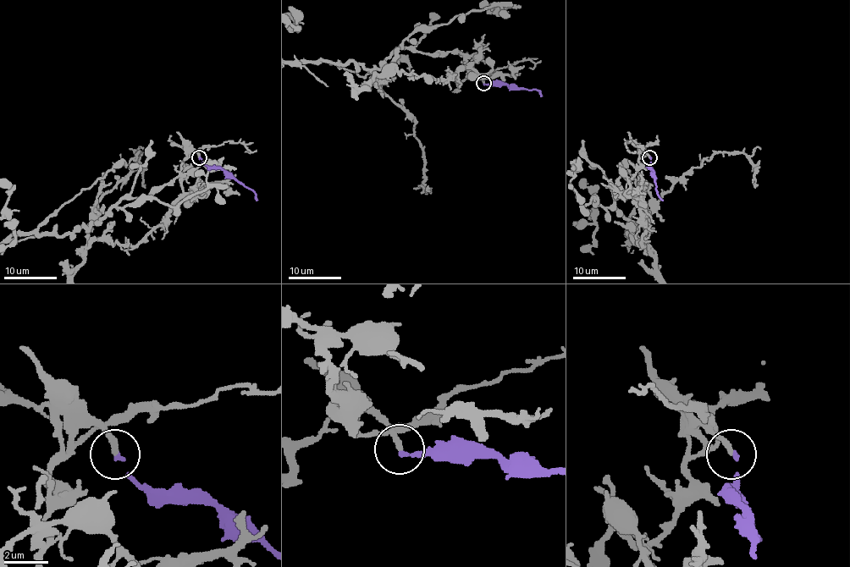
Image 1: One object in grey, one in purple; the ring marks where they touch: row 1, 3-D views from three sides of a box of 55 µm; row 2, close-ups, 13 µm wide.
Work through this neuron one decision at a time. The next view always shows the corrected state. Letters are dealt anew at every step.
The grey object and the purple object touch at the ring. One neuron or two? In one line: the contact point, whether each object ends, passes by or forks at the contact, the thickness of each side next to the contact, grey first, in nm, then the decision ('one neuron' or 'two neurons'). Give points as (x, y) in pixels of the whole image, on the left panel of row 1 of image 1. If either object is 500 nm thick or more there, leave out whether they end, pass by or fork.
place (199, 157); grey ends; purple ends; calibres 200 and 150 nm; one neuron

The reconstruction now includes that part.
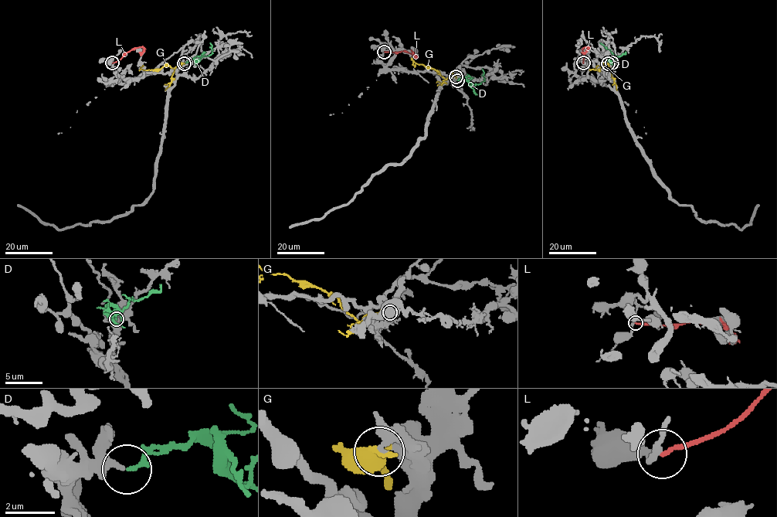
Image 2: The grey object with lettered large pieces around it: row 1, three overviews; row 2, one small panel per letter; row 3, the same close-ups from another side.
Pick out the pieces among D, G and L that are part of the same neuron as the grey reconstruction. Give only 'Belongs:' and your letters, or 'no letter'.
Belongs: D

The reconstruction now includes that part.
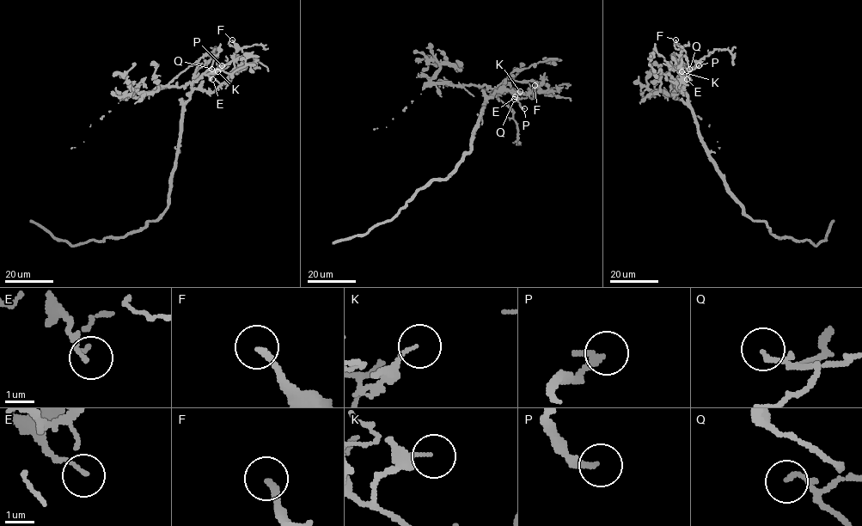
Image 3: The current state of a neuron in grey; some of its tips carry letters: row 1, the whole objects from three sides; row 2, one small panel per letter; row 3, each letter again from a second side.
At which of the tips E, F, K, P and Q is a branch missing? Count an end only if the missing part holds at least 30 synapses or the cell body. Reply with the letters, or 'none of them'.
F

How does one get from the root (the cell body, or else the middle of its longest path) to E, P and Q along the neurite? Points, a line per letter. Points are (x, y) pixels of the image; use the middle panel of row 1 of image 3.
E: (486, 101), (494, 93), (504, 94), (511, 90), (515, 96)
P: (486, 101), (494, 93), (510, 91), (524, 108)
Q: (486, 101), (494, 93), (509, 91), (518, 98), (514, 99)

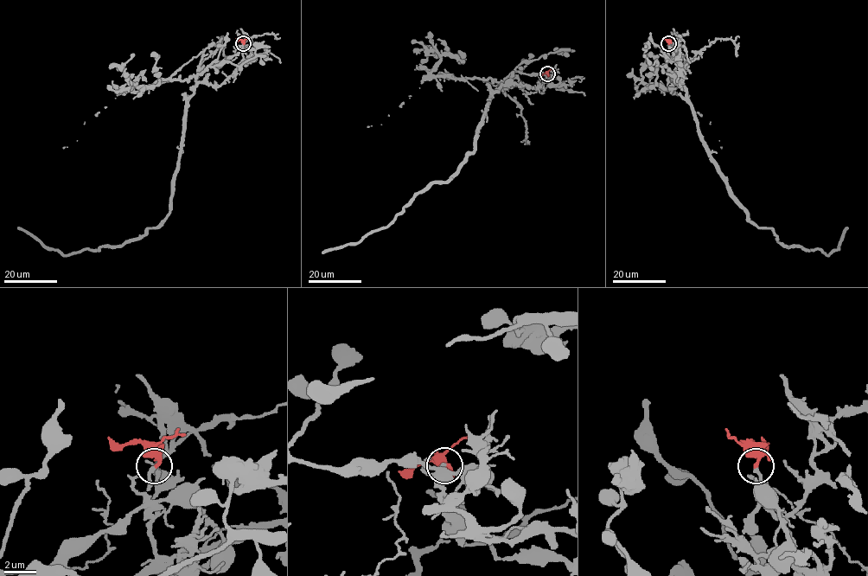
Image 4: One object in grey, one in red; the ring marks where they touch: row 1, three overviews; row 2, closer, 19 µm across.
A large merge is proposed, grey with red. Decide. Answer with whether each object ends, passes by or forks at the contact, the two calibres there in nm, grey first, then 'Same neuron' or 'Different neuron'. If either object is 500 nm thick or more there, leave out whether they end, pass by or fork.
At the ring grey ends. At the ring red passes by. Thickness 200 nm (grey) against 220 nm. Same neuron

